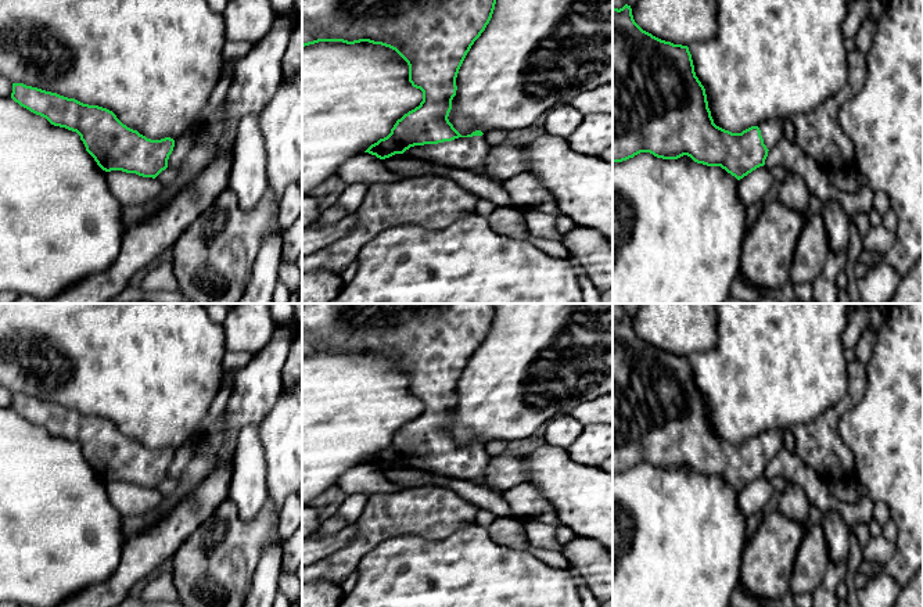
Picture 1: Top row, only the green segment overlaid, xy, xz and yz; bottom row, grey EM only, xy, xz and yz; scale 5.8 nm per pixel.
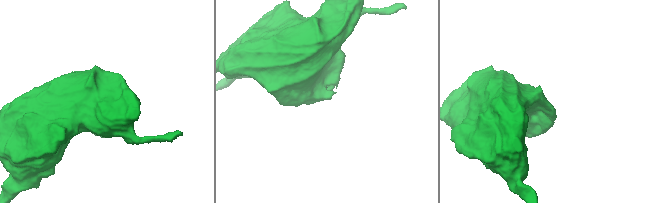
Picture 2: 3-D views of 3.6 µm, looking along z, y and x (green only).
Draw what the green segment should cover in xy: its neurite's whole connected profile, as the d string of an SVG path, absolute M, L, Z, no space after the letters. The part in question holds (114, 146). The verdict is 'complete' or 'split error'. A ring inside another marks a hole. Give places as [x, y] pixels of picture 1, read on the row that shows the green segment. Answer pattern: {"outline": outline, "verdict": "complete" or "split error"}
{"outline": "M12 83L11 98L30 112L46 118L51 125L76 132L80 136L86 151L105 172L122 170L155 179L168 168L168 159L175 147L173 139L147 139L137 130L123 125L116 115L107 108L83 104L75 98L68 98L24 83Z", "verdict": "complete"}

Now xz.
{"outline": "M302 0L302 47L319 42L369 42L395 50L409 65L409 82L423 91L419 107L396 121L391 133L364 152L380 159L395 154L445 164L481 176L489 146L481 130L462 136L448 116L459 69L489 24L496 0Z", "verdict": "split error"}

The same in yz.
{"outline": "M631 6L613 8L613 162L622 162L640 152L650 152L662 159L683 155L707 166L721 166L737 180L765 165L768 151L783 136L784 121L773 118L741 133L732 133L714 123L705 89L696 76L687 46L661 40L643 30L633 19Z", "verdict": "split error"}

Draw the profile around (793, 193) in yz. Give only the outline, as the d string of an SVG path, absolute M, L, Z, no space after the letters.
M790 172L786 180L780 183L777 201L790 209L808 215L809 195L811 193L804 179L800 175Z

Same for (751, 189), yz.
M765 165L757 168L755 170L753 170L751 173L739 180L739 200L746 206L759 202L765 198L773 182L775 179L771 169L768 169Z

